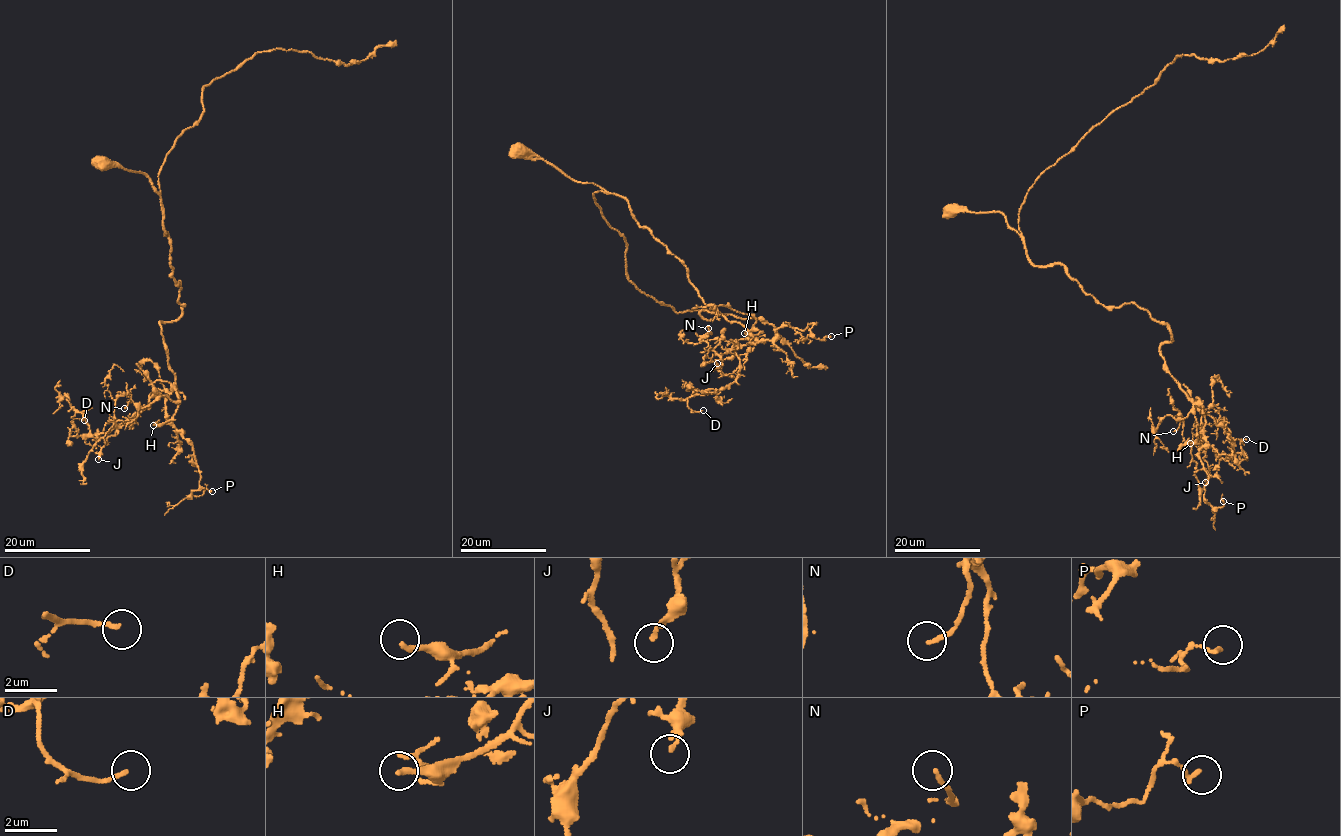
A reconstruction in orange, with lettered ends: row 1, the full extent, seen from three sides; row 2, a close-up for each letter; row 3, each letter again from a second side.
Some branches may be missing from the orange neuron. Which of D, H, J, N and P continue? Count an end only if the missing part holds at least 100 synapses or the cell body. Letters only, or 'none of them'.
H

